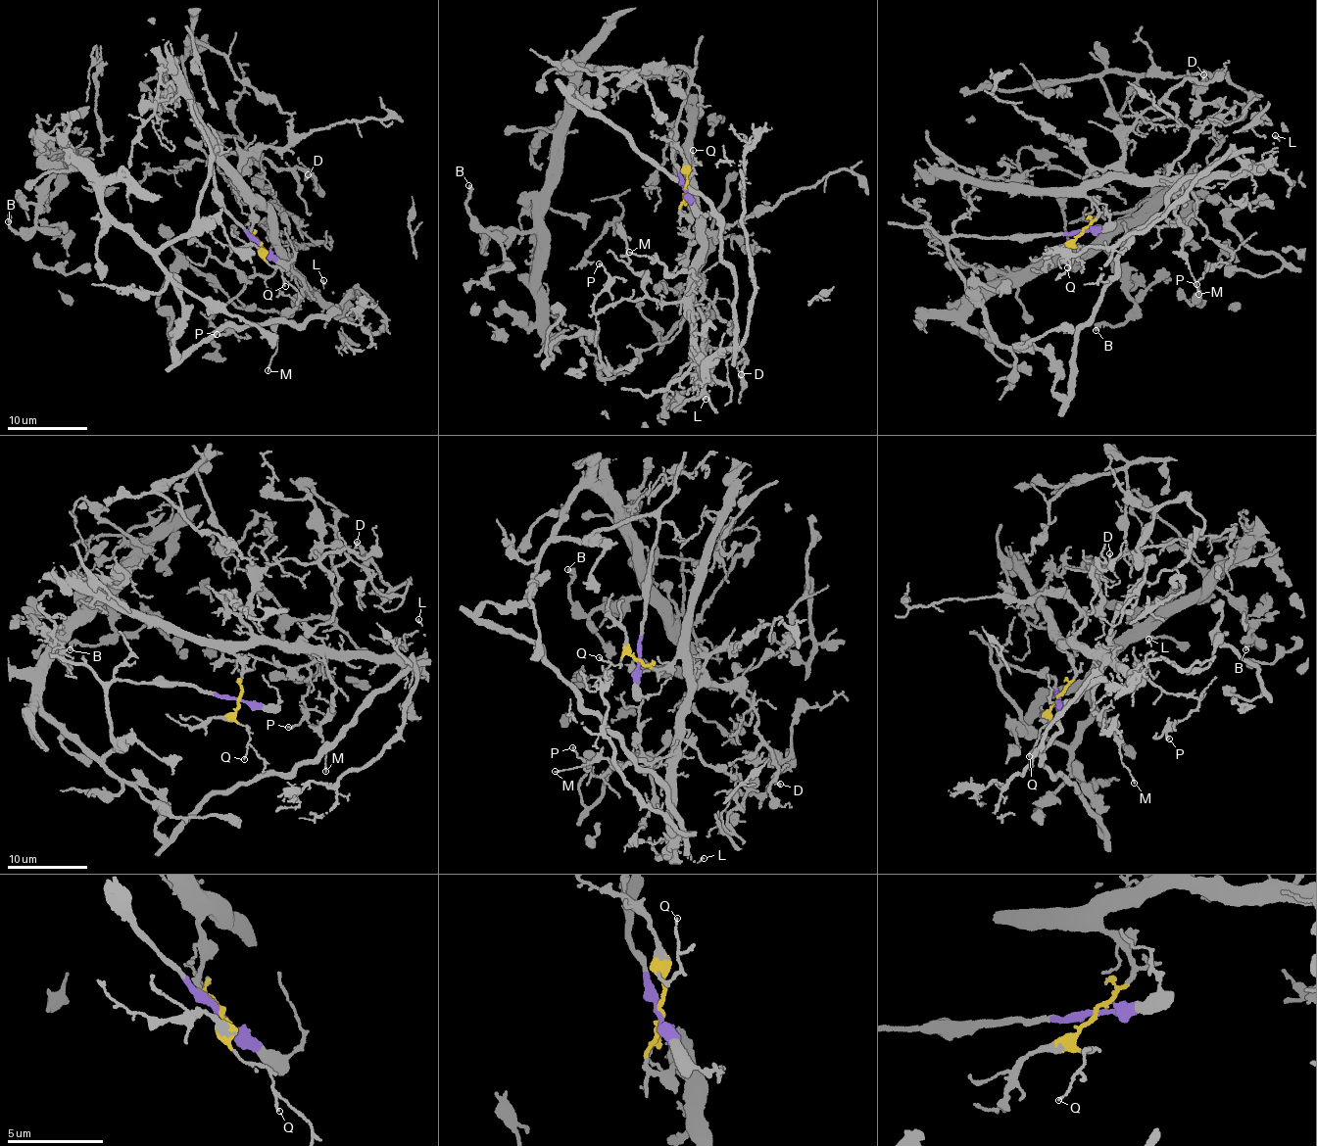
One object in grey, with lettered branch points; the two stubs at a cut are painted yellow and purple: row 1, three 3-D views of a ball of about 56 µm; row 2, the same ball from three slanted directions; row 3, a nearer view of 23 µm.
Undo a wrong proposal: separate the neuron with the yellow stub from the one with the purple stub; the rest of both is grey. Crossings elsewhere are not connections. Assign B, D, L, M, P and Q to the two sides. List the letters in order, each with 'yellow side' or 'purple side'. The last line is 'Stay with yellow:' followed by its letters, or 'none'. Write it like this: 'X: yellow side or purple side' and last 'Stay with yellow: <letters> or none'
B: purple side
D: yellow side
L: yellow side
M: yellow side
P: yellow side
Q: yellow side
Stay with yellow: D, L, M, P, Q

